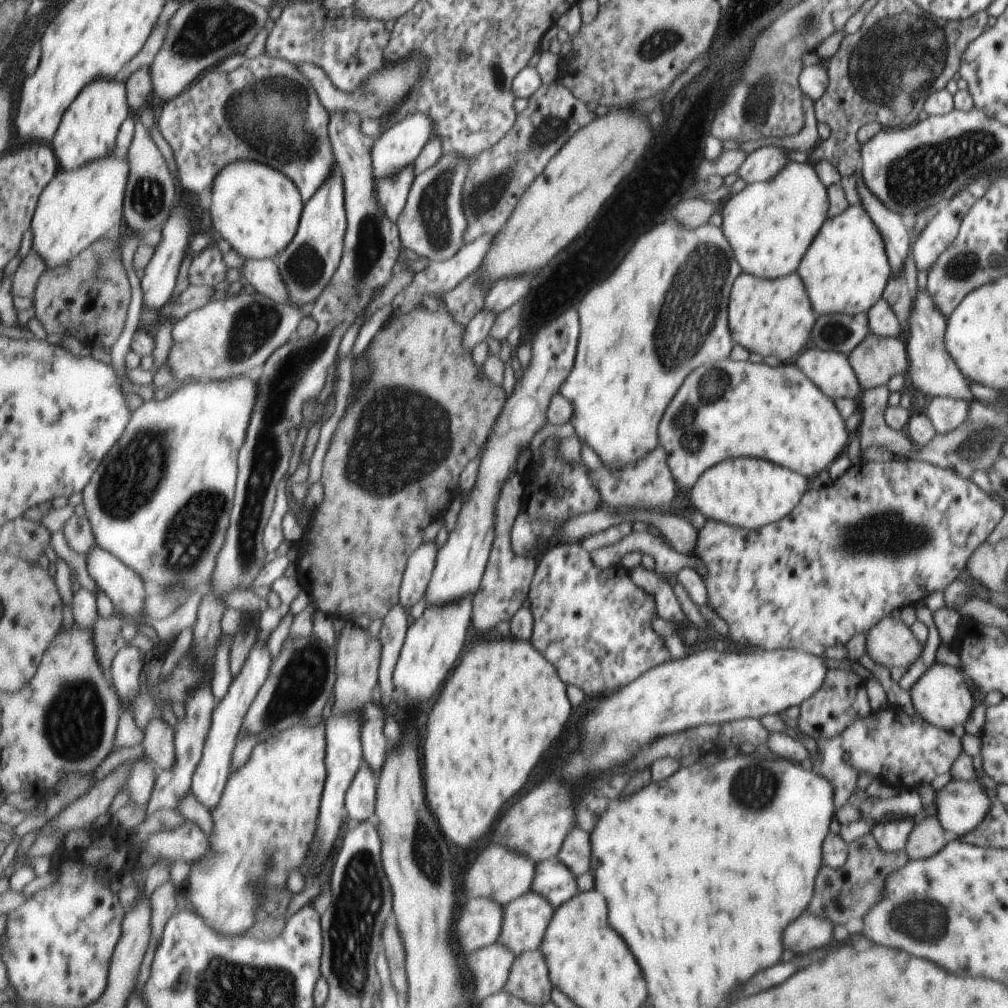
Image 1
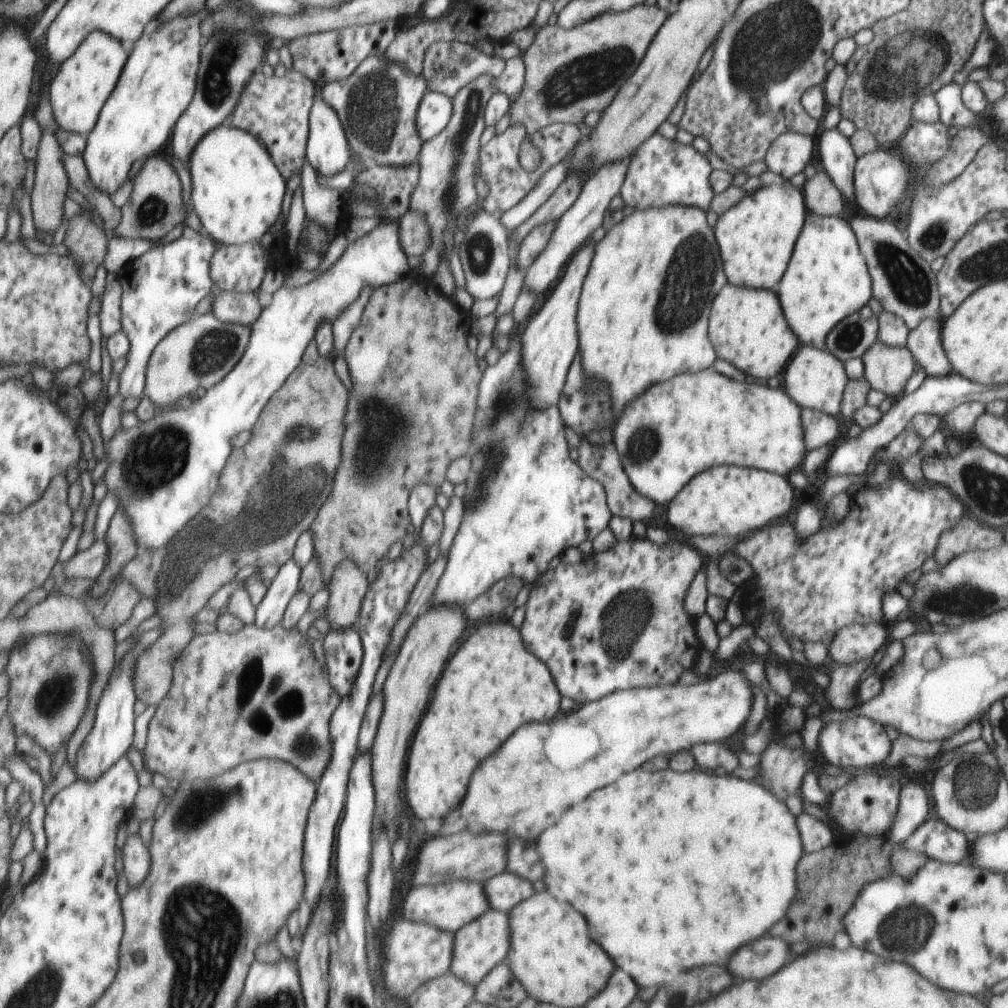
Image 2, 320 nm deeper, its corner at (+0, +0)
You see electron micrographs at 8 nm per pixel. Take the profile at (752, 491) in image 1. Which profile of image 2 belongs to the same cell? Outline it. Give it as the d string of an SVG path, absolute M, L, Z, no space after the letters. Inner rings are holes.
M717 465L717 468L708 468L697 475L693 484L685 483L681 496L677 500L671 499L667 504L665 518L667 522L679 530L687 538L691 536L737 536L747 531L754 532L771 522L773 519L783 518L793 504L793 490L783 475L770 473L761 469L743 468L735 465Z

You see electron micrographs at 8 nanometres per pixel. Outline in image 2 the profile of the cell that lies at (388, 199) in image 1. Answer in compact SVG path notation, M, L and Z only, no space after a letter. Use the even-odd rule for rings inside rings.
M370 56L366 58L349 78L327 83L319 95L337 111L355 158L363 157L365 162L403 166L415 161L417 152L420 152L419 135L416 128L417 104L424 96L425 79L421 75L407 72L404 65L393 62L386 56Z

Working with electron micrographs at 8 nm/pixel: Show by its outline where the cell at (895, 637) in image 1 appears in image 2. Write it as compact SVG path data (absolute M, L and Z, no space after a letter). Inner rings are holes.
M884 622L840 628L827 645L828 659L840 665L867 661L887 642L887 638L887 624Z

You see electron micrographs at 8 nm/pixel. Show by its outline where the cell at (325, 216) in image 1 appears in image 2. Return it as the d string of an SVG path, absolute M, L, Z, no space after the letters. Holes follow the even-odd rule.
M318 95L310 112L310 135L308 138L307 159L318 174L337 174L355 161L337 111Z

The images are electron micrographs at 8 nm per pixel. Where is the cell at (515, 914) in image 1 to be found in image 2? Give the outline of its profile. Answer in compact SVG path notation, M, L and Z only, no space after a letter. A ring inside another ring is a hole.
M491 909L473 919L452 934L452 960L448 966L449 972L461 982L473 987L496 965L505 960L508 952L511 928L508 926L508 916L504 912Z

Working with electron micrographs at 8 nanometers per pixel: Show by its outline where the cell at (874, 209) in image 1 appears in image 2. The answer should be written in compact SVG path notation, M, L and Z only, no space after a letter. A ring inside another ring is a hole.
M837 127L818 134L817 152L819 162L831 182L853 205L852 176L856 156L853 154L849 139L839 133Z

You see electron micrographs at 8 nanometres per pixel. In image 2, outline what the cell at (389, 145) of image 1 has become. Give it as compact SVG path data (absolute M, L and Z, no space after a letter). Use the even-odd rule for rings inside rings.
M439 91L425 92L416 112L416 128L421 140L439 135L452 116L452 99Z

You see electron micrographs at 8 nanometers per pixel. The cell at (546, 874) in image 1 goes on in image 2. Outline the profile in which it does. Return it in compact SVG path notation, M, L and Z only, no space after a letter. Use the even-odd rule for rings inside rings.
M505 871L481 884L488 908L504 913L534 893L528 880Z

